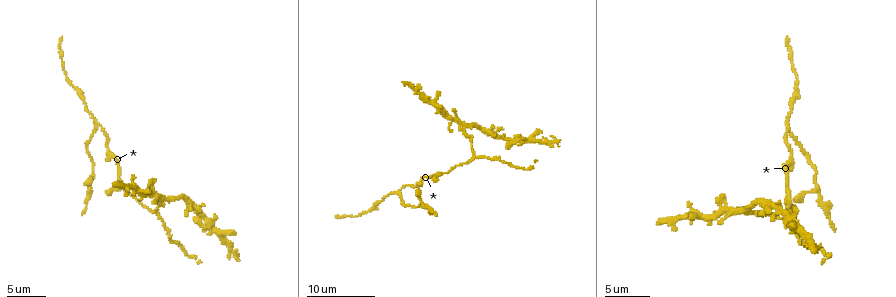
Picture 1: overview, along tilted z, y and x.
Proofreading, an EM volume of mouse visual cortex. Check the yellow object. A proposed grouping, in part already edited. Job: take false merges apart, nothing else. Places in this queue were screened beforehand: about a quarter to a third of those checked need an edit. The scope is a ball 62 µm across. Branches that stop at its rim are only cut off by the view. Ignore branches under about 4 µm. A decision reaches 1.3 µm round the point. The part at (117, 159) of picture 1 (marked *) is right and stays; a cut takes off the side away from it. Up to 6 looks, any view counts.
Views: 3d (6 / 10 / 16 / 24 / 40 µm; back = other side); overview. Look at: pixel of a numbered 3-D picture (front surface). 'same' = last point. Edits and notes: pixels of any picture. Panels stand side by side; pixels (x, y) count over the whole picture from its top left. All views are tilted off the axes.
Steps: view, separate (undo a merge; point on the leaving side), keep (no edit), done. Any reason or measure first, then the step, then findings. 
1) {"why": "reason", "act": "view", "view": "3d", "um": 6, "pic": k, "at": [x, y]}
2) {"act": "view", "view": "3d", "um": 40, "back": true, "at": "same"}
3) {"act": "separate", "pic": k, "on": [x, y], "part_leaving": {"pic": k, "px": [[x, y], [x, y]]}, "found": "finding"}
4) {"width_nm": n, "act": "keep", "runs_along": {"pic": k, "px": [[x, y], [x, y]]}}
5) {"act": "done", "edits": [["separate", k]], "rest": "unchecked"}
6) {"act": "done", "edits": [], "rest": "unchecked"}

{"why": "sudden change in width", "act": "view", "view": "3d", "um": 10, "pic": 1, "at": [791, 67]}

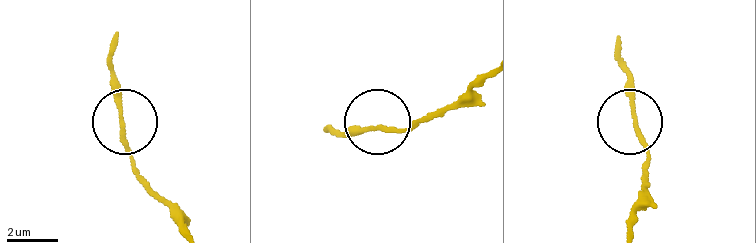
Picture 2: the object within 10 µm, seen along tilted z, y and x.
{"act": "keep", "runs_along": {"pic": 2, "px": [[188, 229], [180, 211], [137, 169], [109, 59]]}, "found": "one cell here"}

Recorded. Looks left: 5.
{"why": "arms part here", "act": "view", "view": "3d", "um": 10, "pic": 1, "at": [788, 128]}

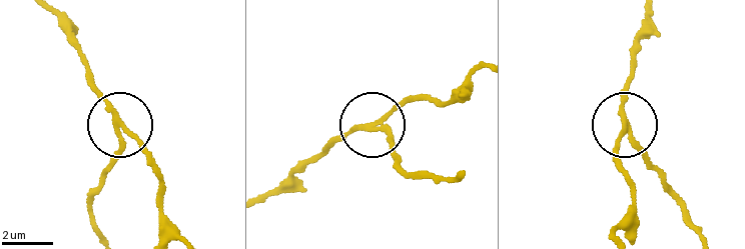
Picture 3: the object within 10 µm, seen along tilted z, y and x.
{"width_nm": 170, "act": "separate", "pic": 3, "on": [110, 158], "part_leaving": {"pic": 3, "px": [[626, 127], [675, 192], [692, 229]]}, "found": "a second cell is stuck on"}

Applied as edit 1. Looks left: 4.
{"why": "branch point", "act": "view", "view": "3d", "um": 6, "pic": 1, "at": [156, 210]}

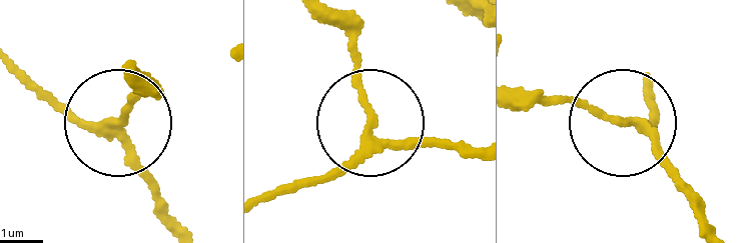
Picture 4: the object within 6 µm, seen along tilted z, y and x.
{"act": "keep", "runs_along": {"pic": 4, "px": [[267, 199], [310, 182], [370, 125], [480, 149]]}, "found": "all the same cell"}

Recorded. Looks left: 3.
{"act": "done", "edits": [["separate", 3]], "rest": "unchecked"}

